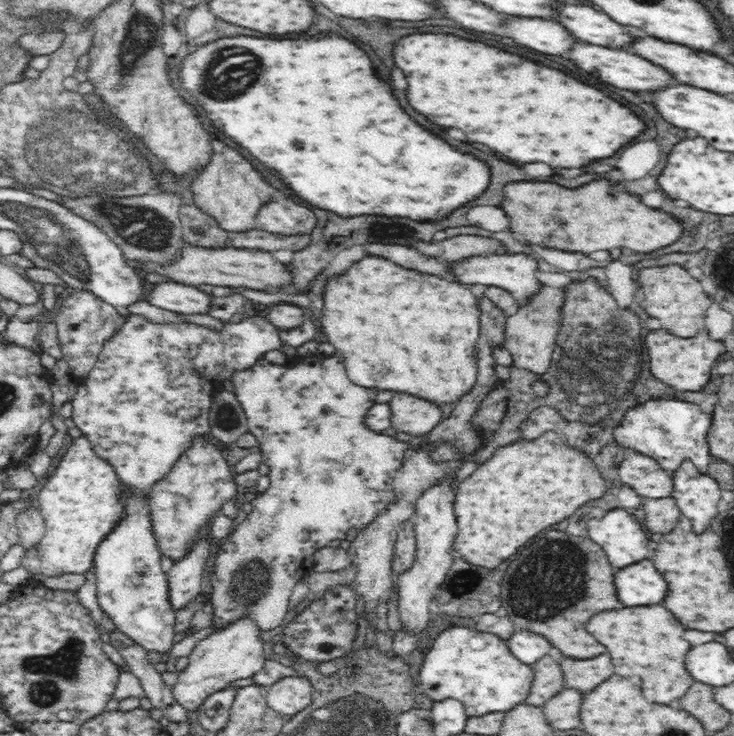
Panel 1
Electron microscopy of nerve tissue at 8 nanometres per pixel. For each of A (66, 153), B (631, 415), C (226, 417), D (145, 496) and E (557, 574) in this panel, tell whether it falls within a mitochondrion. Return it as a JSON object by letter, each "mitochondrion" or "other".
{"A":"mitochondrion","B":"mitochondrion","C":"mitochondrion","D":"other","E":"mitochondrion"}

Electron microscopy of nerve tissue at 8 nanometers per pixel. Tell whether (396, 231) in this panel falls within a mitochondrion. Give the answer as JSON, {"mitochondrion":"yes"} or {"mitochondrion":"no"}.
{"mitochondrion":"yes"}

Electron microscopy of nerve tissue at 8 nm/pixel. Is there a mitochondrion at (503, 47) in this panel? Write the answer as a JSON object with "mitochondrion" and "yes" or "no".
{"mitochondrion":"no"}

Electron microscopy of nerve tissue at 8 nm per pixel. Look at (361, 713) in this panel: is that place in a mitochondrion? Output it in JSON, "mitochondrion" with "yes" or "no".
{"mitochondrion":"yes"}

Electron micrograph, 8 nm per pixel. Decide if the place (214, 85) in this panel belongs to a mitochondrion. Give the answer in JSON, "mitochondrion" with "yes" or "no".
{"mitochondrion":"yes"}

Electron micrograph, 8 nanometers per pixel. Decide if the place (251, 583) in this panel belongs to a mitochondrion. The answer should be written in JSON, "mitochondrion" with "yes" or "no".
{"mitochondrion":"yes"}

